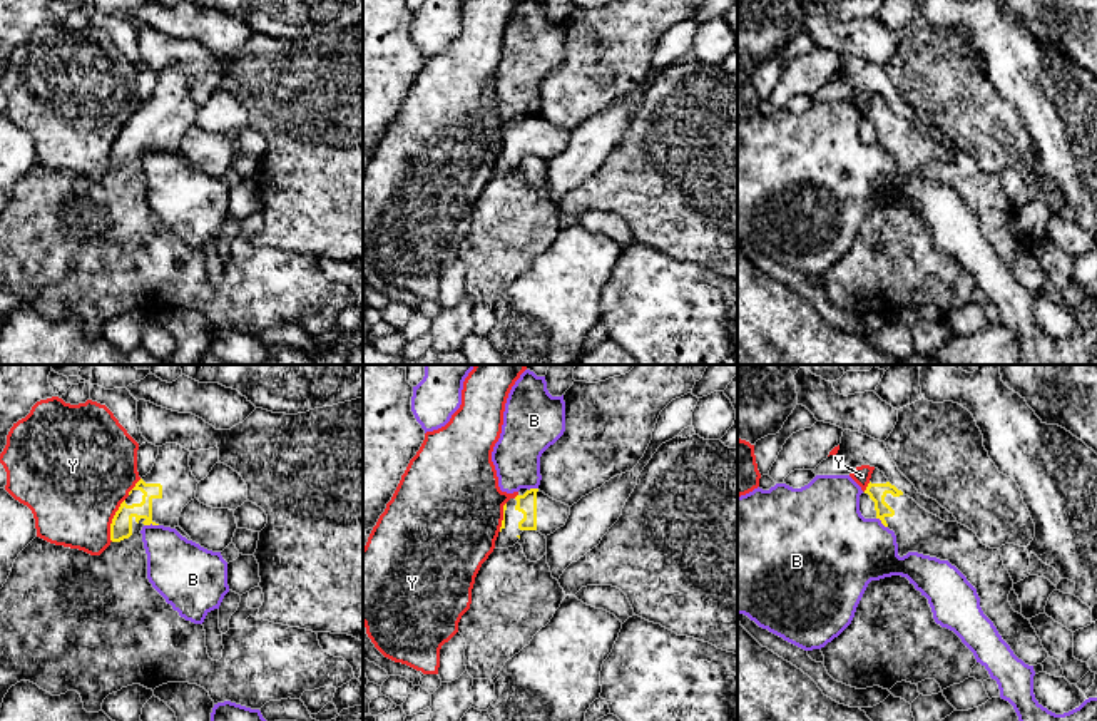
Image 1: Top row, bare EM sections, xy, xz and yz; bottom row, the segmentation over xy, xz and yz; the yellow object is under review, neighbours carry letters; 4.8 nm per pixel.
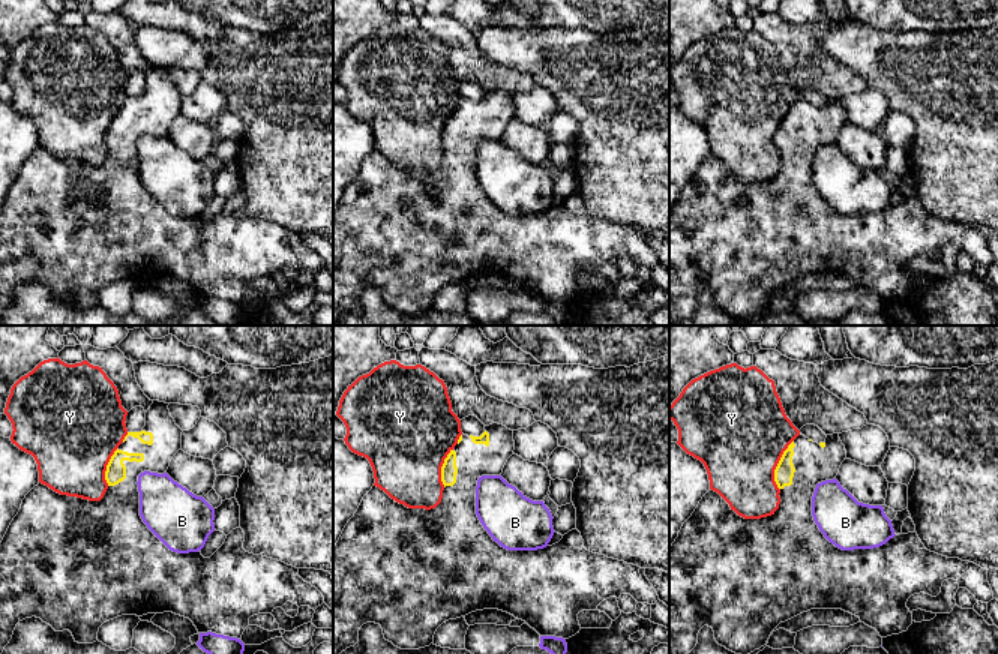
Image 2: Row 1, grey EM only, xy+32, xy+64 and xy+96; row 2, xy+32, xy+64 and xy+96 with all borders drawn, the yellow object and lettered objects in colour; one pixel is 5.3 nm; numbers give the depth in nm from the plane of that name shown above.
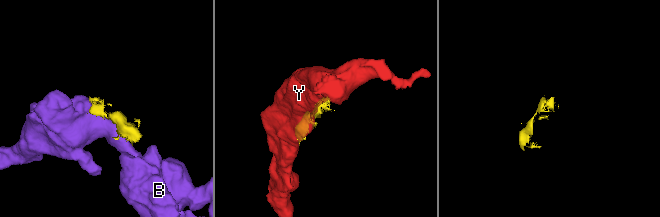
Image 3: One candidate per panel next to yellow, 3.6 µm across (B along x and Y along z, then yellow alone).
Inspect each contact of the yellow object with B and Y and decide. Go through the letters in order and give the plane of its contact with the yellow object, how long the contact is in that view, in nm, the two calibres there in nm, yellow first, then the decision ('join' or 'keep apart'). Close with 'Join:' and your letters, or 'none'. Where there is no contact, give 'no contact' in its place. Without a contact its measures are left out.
B: xy | 70 nm | 110/280 nm | keep apart
Y: xy | 220 nm | 110/480 nm | keep apart
Join: none

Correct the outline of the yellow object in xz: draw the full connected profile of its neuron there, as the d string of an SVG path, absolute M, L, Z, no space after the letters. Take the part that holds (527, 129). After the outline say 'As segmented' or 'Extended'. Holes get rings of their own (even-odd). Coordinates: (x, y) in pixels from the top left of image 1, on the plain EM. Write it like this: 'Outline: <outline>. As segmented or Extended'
Outline: M530 114L503 130L503 146L495 174L513 172L523 156L537 156L547 162L564 152L569 141L569 130L550 124L538 114Z. Extended

